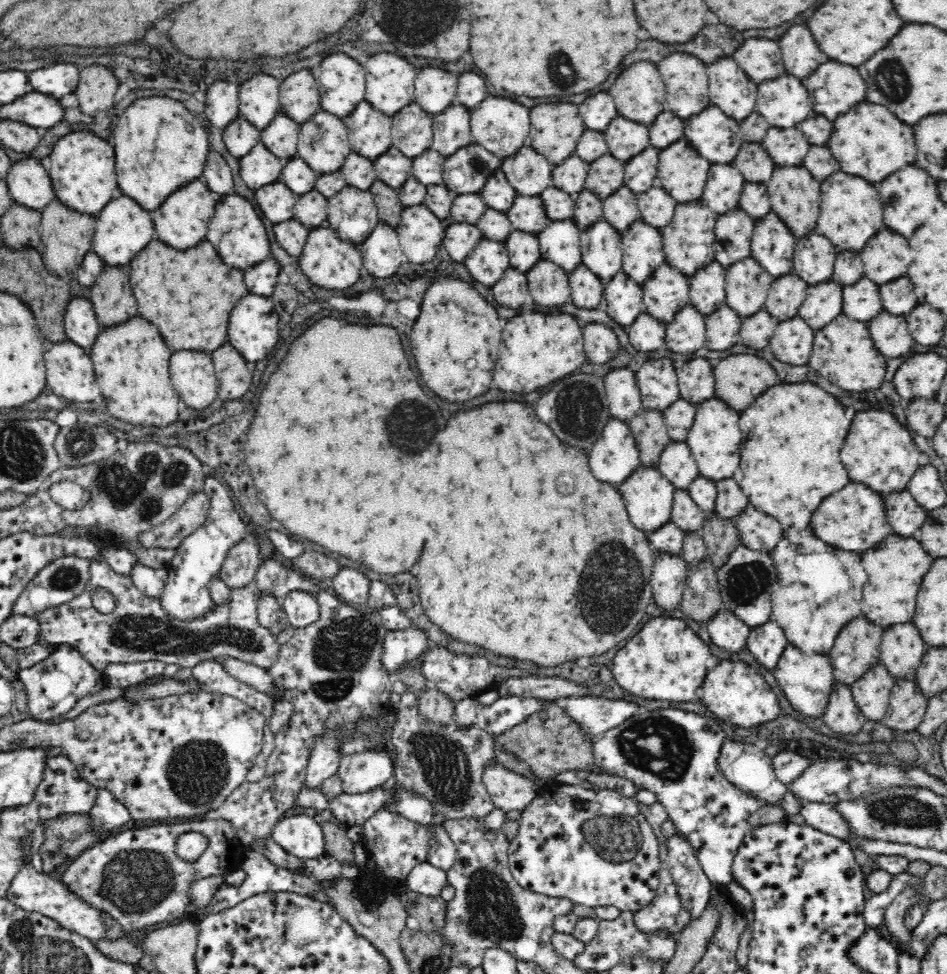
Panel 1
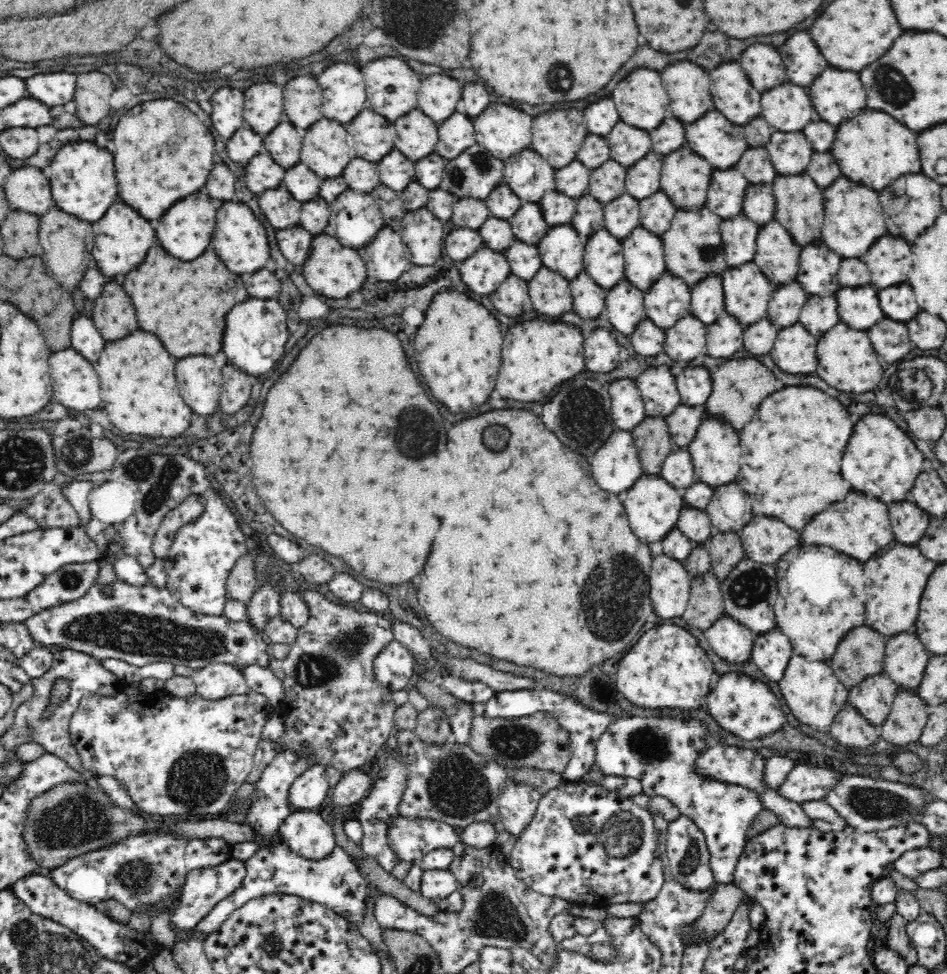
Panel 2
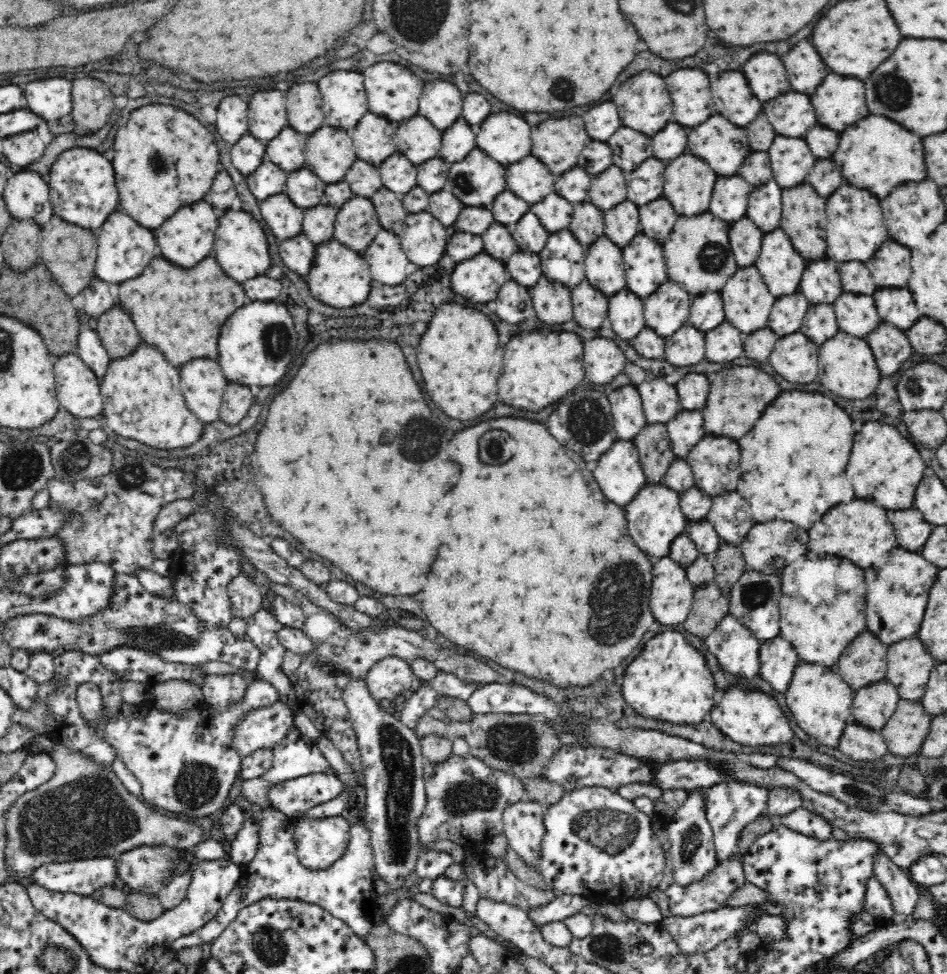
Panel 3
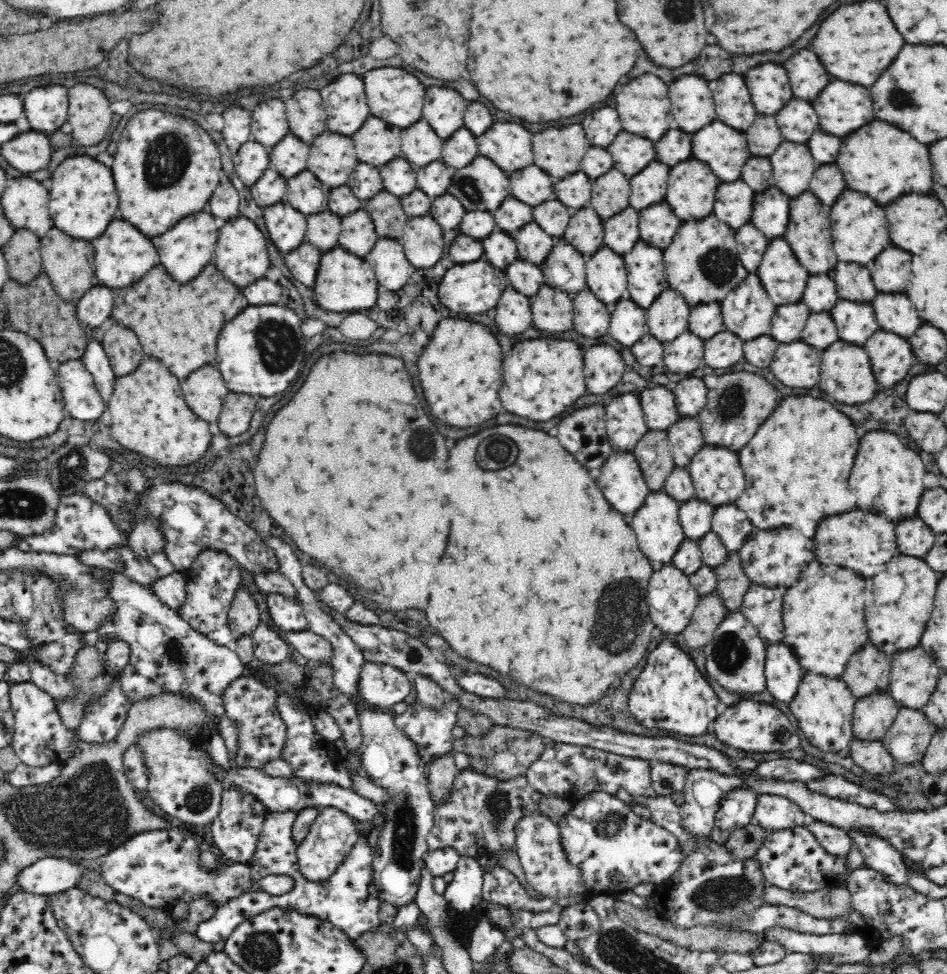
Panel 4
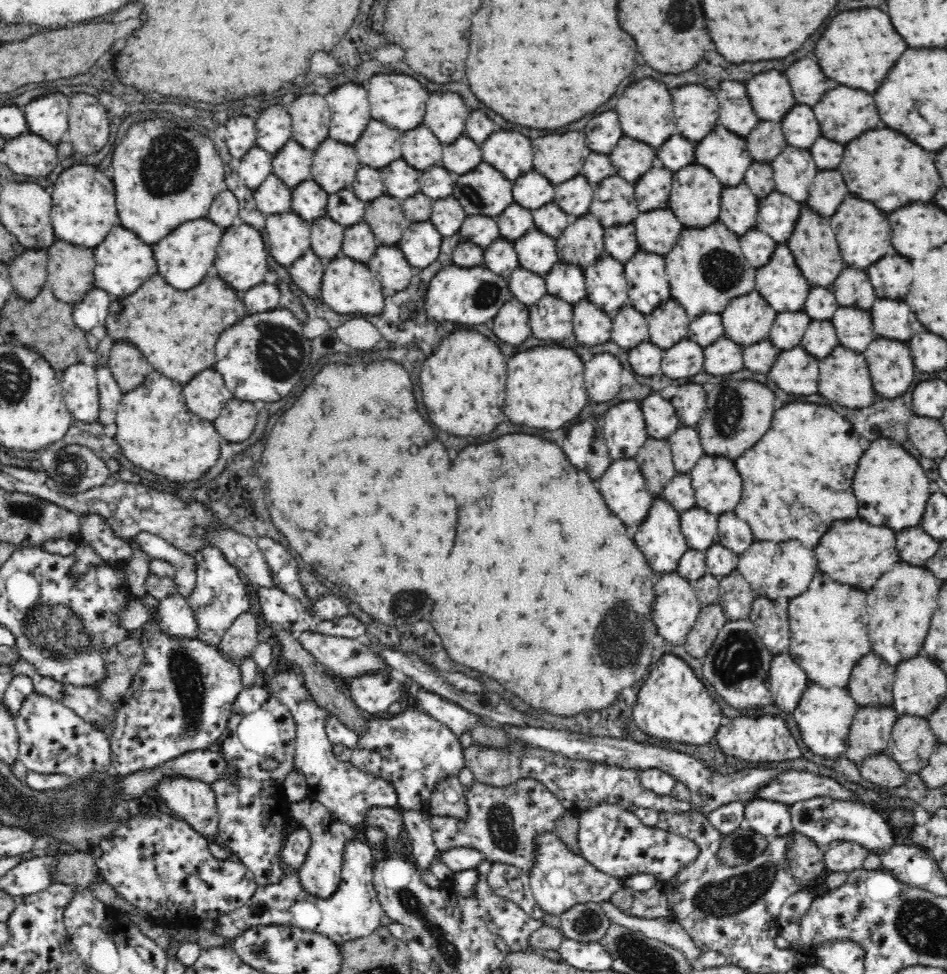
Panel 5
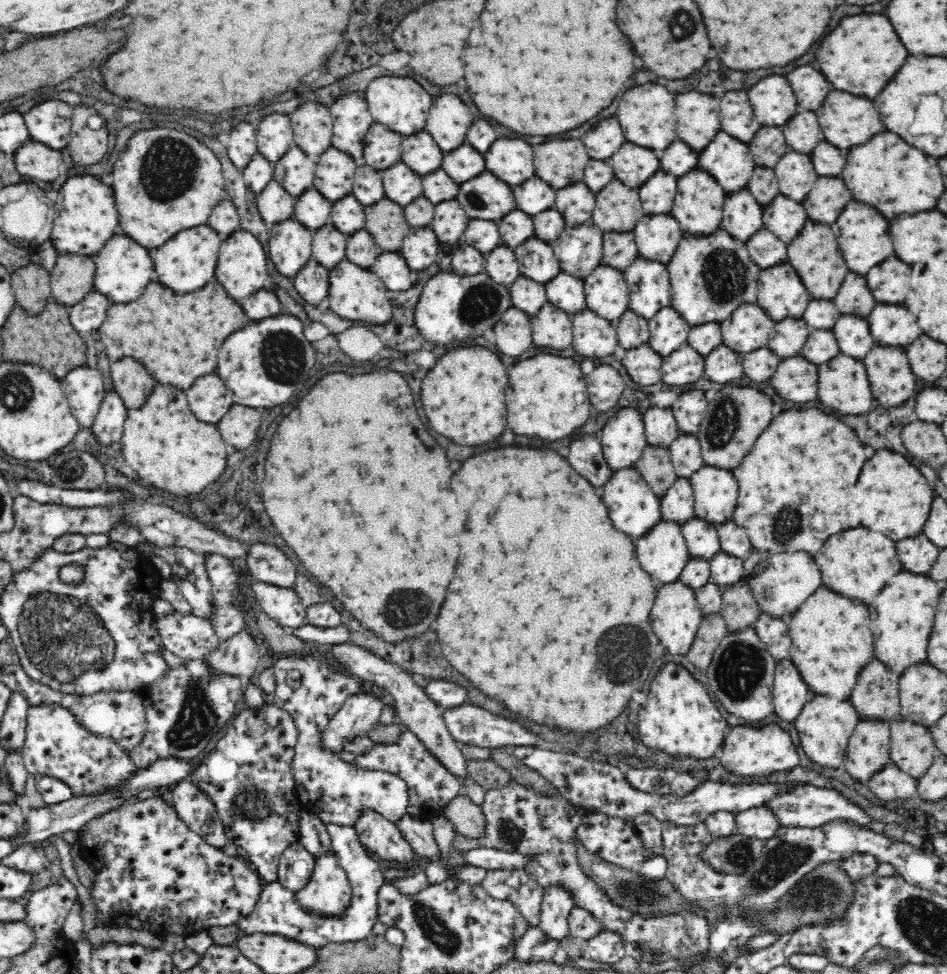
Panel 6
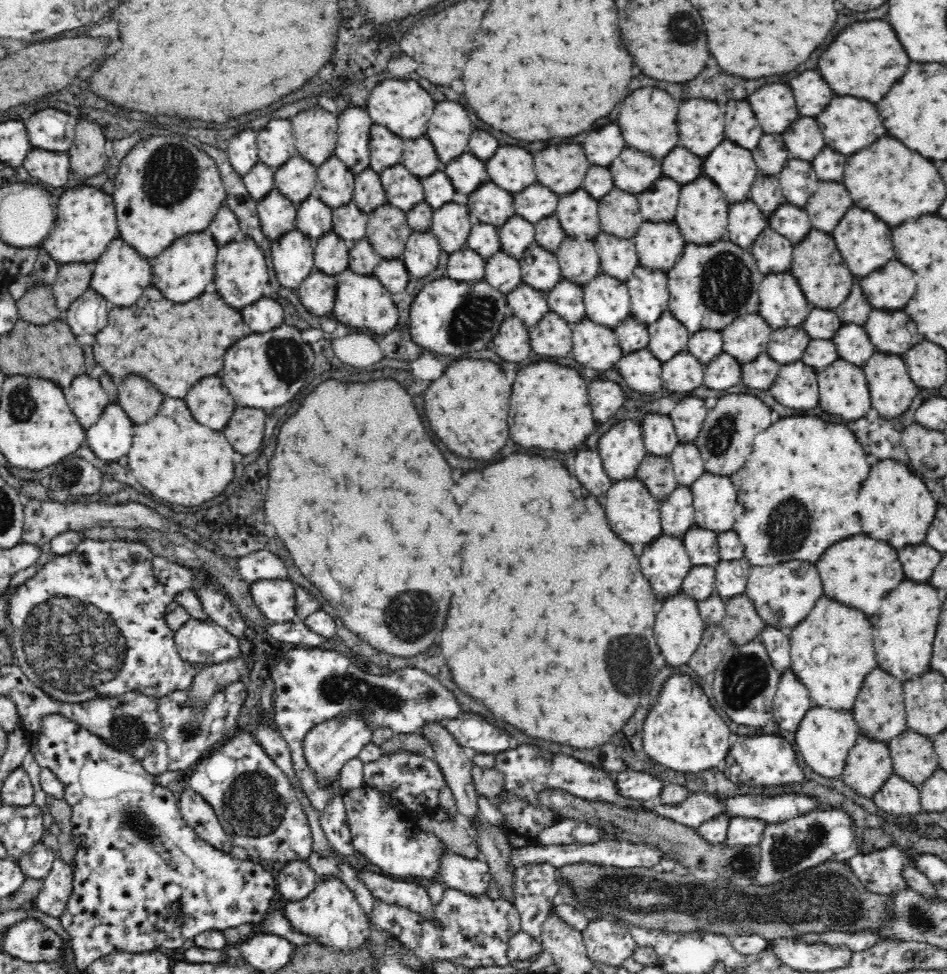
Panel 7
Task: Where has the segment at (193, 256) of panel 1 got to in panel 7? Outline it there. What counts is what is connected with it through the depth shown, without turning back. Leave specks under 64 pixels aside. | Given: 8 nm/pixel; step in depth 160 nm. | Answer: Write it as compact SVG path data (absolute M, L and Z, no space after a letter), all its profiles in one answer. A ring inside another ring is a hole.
M148 288L138 300L138 304L130 308L110 307L108 317L106 326L95 334L96 342L92 346L92 352L96 364L116 385L124 382L128 376L142 376L170 398L184 398L200 378L218 374L224 368L226 350L242 336L252 334L250 328L242 322L240 312L228 308L220 300L220 296L216 296L216 292L198 296L196 300L180 306L172 304L170 300L164 300L164 296L160 296L156 288Z

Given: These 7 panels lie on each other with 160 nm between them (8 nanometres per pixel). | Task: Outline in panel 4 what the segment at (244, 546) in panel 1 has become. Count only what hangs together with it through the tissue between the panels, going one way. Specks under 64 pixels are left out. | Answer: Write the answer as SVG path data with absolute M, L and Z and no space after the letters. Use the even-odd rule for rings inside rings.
M240 588L236 592L227 621L234 640L242 636L251 636L261 623L258 606L246 588Z

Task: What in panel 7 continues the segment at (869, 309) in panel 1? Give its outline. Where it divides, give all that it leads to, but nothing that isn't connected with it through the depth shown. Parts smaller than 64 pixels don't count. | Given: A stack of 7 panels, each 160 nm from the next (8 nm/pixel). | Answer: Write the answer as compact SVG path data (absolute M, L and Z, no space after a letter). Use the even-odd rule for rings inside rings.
M856 324L842 326L832 338L832 342L836 346L840 360L846 360L854 366L864 366L874 354L868 334L862 330L862 326L856 326Z

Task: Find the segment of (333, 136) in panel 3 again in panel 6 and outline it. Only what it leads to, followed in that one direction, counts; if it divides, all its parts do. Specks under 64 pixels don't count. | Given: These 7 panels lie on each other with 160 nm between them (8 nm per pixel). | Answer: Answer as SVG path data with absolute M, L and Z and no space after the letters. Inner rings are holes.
M333 146L322 153L315 166L313 188L334 203L351 194L357 166L347 154Z

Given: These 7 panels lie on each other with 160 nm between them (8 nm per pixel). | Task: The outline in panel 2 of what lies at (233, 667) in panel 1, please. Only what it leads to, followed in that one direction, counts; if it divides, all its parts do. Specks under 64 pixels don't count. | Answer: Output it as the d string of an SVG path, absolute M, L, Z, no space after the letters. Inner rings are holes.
M256 664L242 666L242 676L251 692L262 693L269 704L277 707L284 698L284 683L270 670Z

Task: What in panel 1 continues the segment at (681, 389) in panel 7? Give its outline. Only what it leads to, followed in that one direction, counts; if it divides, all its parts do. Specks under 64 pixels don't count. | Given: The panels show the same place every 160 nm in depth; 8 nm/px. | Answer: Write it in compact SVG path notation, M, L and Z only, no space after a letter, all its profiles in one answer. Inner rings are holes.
M690 304L678 312L671 322L665 323L665 341L669 350L688 354L706 346L705 318Z

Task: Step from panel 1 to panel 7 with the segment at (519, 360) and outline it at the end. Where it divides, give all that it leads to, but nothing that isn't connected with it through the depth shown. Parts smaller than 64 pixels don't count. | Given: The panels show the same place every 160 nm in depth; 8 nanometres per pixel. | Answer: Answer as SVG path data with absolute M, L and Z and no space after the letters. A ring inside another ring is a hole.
M550 362L532 364L520 370L512 388L510 424L510 438L522 448L556 450L560 454L580 448L596 430L584 378L576 370Z

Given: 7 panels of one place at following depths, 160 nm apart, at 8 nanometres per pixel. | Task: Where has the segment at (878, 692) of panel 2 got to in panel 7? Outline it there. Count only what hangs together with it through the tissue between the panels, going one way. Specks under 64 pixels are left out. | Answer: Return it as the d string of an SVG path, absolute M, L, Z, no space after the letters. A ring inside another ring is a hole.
M858 736L848 752L844 773L840 776L848 791L864 800L874 800L894 775L889 747Z

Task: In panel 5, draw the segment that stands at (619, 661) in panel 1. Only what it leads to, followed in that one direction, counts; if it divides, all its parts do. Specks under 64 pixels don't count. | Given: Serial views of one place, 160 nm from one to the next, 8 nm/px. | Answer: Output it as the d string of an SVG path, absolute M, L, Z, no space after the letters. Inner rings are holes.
M662 656L638 692L632 714L636 726L652 738L674 744L690 744L694 748L711 744L722 727L722 720L727 719L702 682L682 658Z

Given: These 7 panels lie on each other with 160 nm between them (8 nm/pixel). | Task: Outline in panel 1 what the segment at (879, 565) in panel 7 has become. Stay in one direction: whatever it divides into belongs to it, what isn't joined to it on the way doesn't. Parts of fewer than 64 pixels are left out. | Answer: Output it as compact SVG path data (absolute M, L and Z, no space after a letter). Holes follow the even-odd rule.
M848 484L844 492L836 492L836 496L830 496L820 504L816 510L816 516L812 516L810 522L814 536L824 540L830 546L836 546L840 550L854 550L864 552L868 548L878 546L888 534L892 534L892 526L886 518L886 508L882 502L882 496L876 496L870 488L864 488L864 484Z

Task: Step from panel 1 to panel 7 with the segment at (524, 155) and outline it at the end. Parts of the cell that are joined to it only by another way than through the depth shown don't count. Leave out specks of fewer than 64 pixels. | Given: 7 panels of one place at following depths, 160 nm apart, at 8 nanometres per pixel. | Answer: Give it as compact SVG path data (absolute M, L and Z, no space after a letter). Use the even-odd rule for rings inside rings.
M540 184L528 186L513 198L515 214L534 224L554 215L558 204L558 196Z

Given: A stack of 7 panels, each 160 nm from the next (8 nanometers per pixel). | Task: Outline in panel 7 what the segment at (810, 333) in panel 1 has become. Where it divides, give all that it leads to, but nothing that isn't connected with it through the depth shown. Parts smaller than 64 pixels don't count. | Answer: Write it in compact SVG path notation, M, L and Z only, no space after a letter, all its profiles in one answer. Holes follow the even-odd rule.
M802 362L781 365L768 392L778 404L794 410L810 410L816 408L819 402L816 374Z

